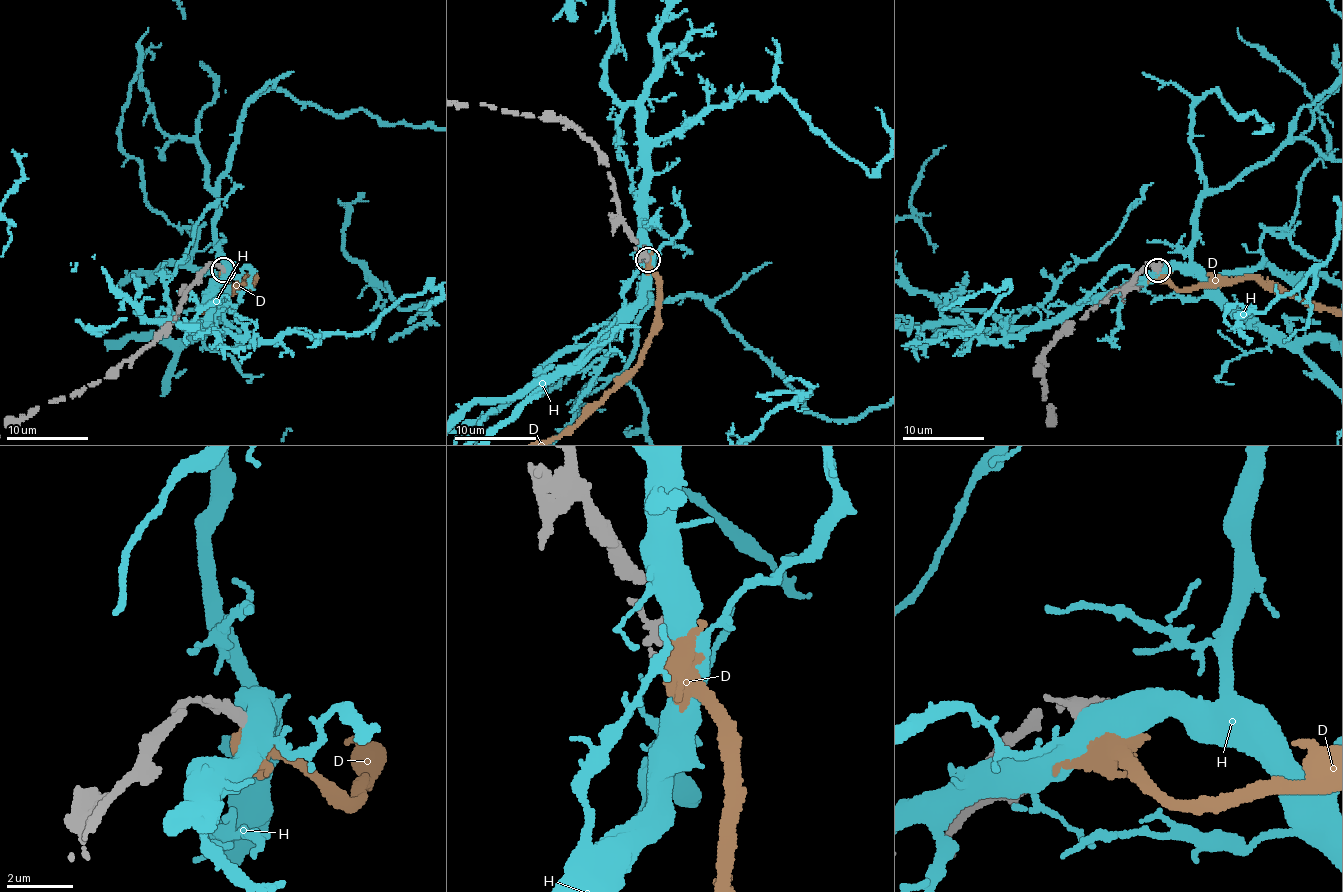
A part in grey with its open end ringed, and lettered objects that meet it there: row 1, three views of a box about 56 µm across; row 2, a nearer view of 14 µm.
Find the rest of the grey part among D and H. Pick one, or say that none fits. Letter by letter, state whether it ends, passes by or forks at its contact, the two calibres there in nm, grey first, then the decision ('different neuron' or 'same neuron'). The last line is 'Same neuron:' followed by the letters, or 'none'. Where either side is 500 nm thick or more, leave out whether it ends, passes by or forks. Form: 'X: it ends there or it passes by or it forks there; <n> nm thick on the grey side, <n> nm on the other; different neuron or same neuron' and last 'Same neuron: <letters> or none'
D: 440 nm thick on the grey side, 650 nm on the other; same neuron
H: it forks there; 460 nm thick on the grey side, 480 nm on the other; different neuron
Same neuron: D

